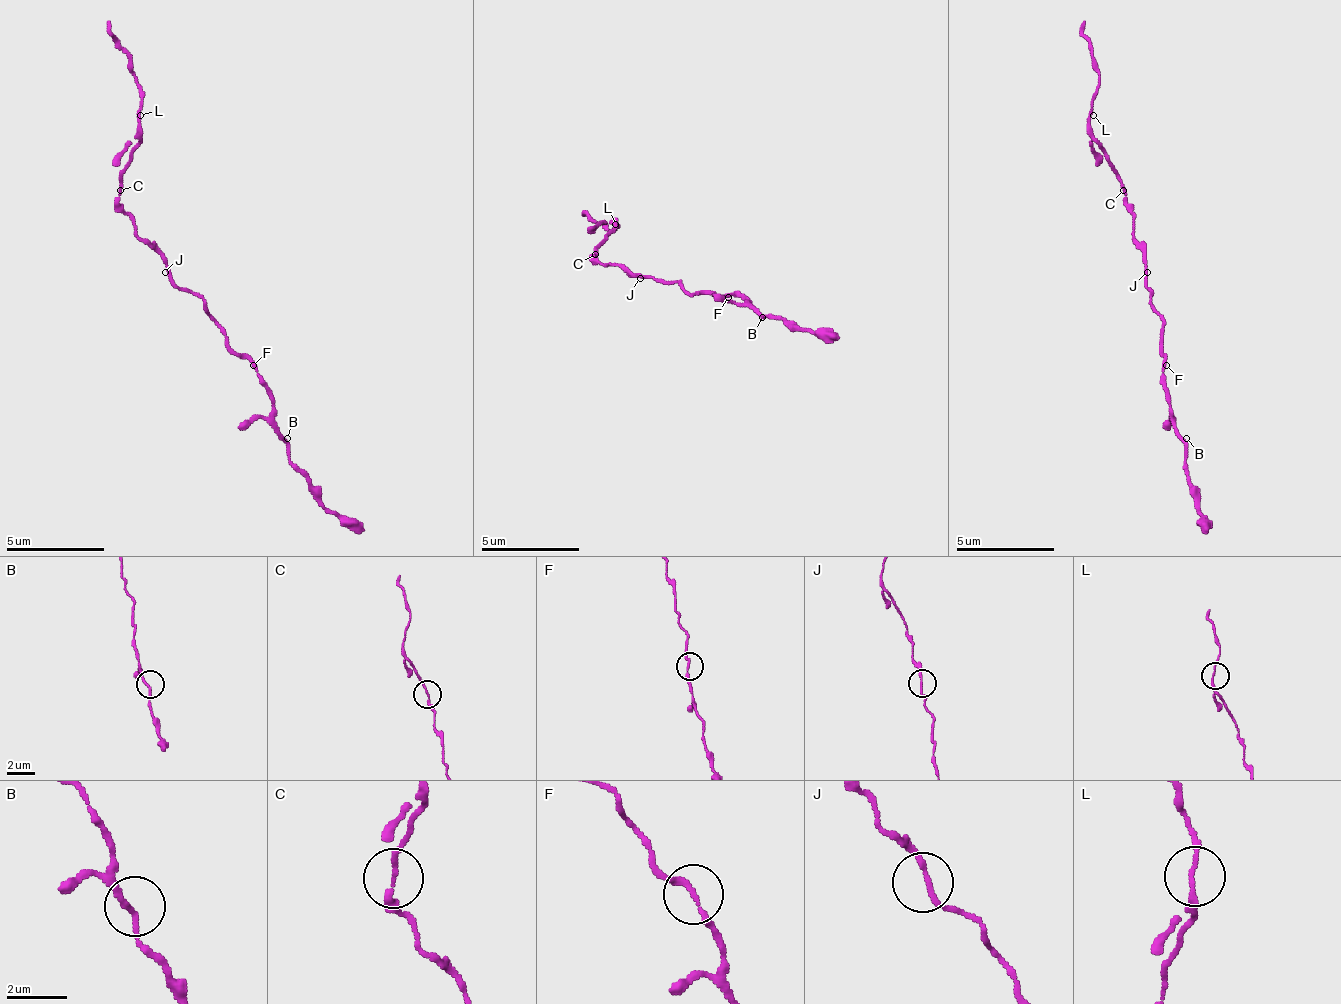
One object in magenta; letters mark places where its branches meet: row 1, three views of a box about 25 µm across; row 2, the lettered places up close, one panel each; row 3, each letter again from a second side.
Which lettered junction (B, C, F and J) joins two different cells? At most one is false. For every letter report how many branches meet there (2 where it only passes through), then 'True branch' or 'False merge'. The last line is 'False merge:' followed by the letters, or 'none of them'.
B: Branches: 2. True branch
C: Branches: 2. True branch
F: Branches: 2. True branch
J: Branches: 2. True branch
False merge: none of them

